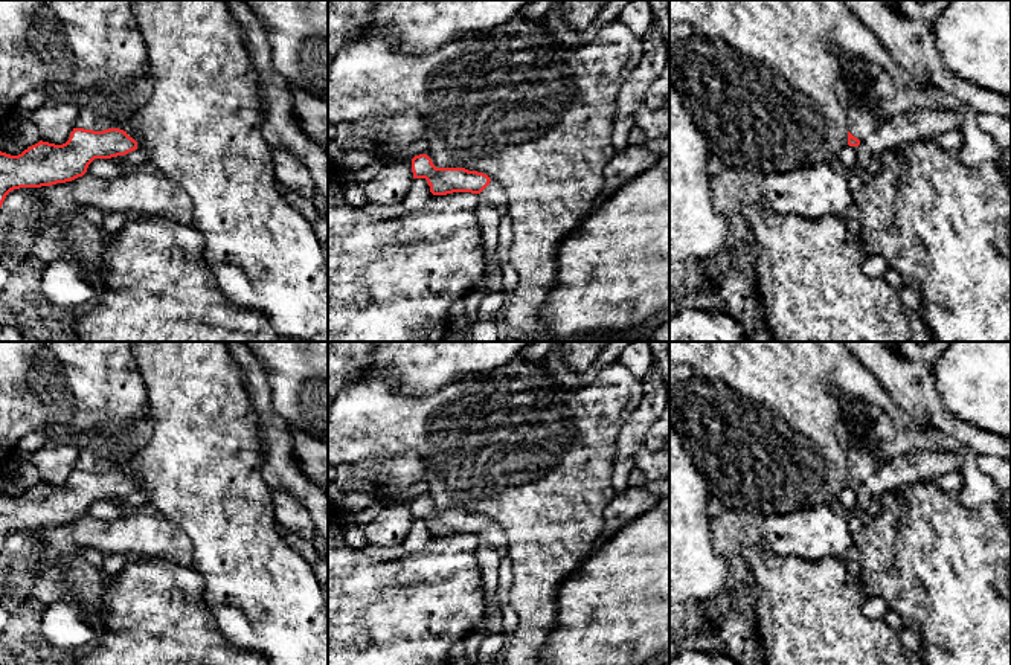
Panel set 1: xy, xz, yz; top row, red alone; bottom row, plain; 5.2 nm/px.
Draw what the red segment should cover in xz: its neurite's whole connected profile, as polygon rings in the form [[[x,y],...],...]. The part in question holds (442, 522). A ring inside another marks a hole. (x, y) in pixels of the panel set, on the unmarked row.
[[[427,496],[412,500],[413,520],[425,520],[433,537],[447,537],[453,534],[471,534],[479,540],[489,543],[497,554],[508,554],[508,537],[497,522],[486,516],[468,512],[465,509],[436,509]]]

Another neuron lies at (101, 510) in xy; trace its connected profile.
[[[95,500],[87,509],[87,516],[102,522],[111,522],[125,512],[128,512],[127,508],[119,506],[111,500]]]

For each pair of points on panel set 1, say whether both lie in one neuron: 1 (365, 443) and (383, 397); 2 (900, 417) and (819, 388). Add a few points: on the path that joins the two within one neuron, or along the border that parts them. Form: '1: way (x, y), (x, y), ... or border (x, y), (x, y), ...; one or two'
1: way (365, 432), (365, 423), (375, 407); one
2: way (880, 401), (863, 388), (839, 388); one

